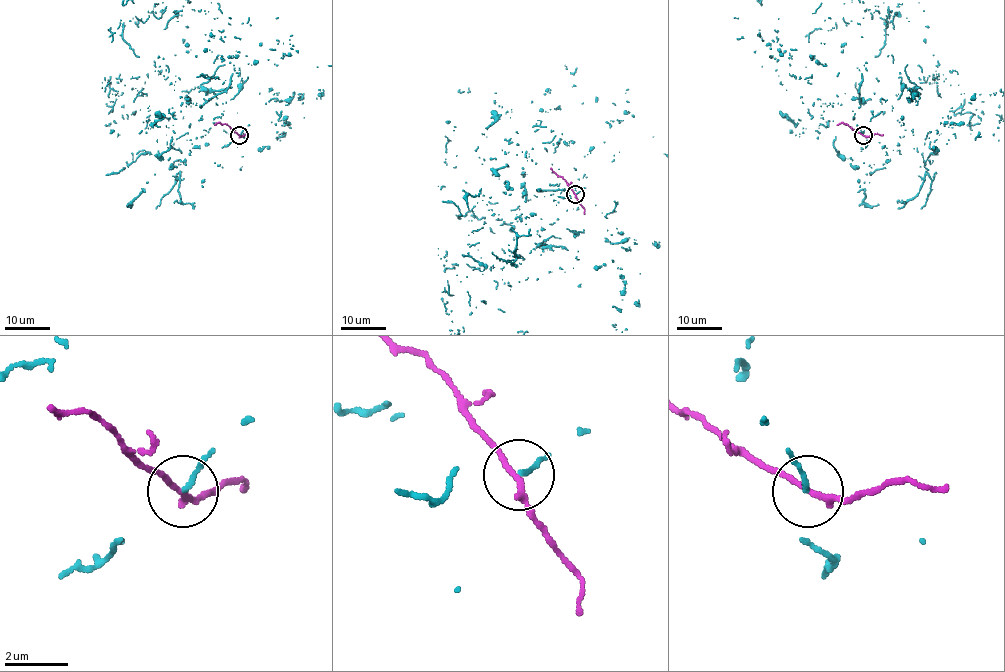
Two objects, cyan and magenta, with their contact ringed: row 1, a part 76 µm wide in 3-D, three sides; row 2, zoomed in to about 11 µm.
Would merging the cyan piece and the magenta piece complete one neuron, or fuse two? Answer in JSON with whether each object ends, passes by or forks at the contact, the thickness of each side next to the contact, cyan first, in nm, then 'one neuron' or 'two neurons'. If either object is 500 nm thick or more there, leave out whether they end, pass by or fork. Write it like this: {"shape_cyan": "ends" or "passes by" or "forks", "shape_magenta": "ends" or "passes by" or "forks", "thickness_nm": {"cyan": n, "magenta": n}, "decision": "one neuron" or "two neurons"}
{"shape_cyan": "ends", "shape_magenta": "passes by", "thickness_nm": {"cyan": 130, "magenta": 190}, "decision": "one neuron"}

